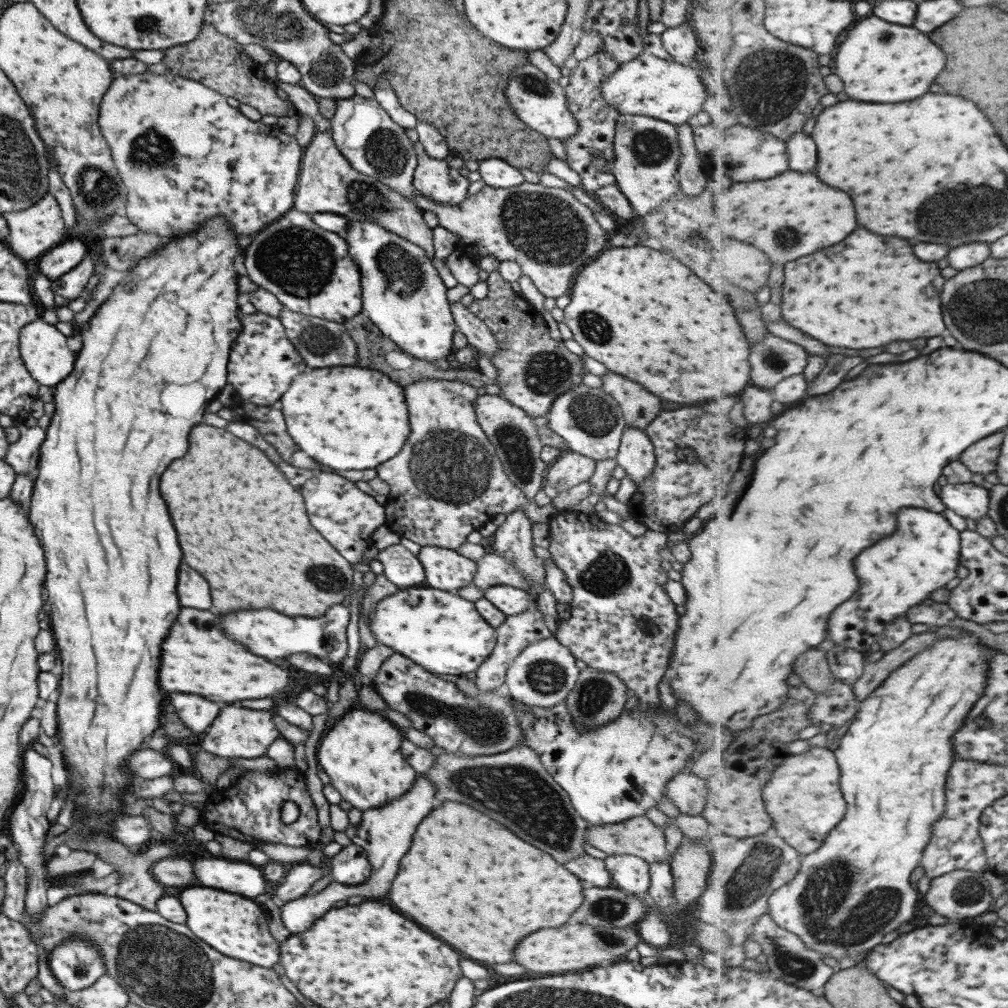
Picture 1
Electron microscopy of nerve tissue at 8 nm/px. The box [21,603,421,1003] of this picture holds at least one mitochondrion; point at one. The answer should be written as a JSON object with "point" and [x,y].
{"point":[80,970]}

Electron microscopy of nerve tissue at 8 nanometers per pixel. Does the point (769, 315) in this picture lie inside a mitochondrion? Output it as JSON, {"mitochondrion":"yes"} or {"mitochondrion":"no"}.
{"mitochondrion":"no"}

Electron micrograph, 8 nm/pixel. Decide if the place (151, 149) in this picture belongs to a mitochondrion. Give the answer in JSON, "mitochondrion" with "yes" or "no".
{"mitochondrion":"yes"}

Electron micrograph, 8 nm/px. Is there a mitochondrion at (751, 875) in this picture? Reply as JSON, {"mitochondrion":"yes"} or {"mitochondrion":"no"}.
{"mitochondrion":"yes"}

